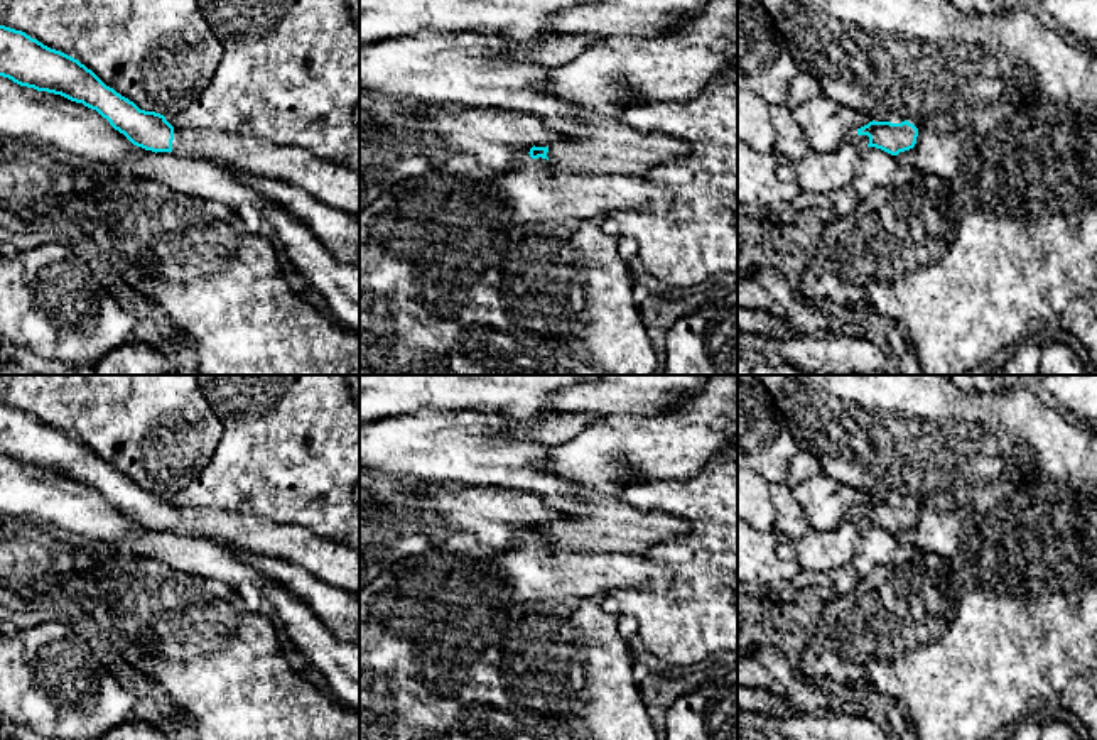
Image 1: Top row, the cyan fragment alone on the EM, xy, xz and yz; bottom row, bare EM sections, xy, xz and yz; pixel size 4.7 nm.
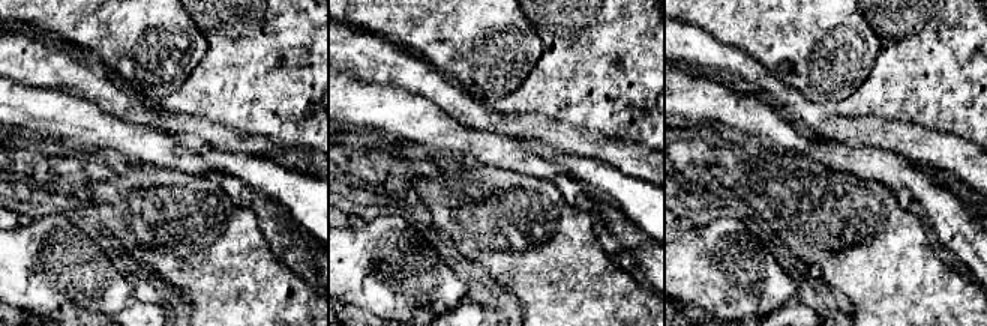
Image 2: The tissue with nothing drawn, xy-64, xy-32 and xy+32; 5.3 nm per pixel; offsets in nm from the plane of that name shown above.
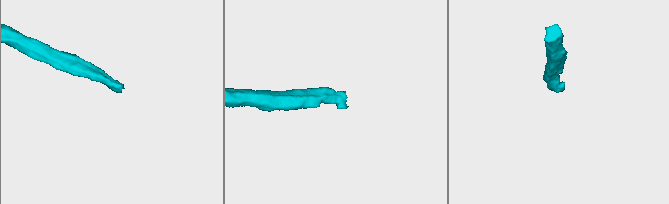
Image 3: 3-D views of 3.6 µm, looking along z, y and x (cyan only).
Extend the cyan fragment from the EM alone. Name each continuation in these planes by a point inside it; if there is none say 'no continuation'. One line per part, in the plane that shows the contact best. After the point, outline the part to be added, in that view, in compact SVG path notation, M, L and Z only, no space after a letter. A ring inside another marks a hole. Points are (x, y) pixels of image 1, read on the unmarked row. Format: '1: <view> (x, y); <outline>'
1: xy (329, 561); M174 507L172 532L292 563L359 600L359 551L305 527L218 507Z

